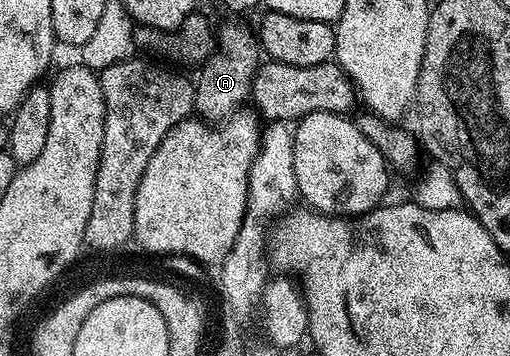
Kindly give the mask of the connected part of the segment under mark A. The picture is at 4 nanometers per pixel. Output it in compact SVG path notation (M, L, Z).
M230 21L216 33L216 48L197 70L194 87L194 113L207 123L221 123L251 100L250 89L260 64L260 44L255 30L245 29L238 21Z

